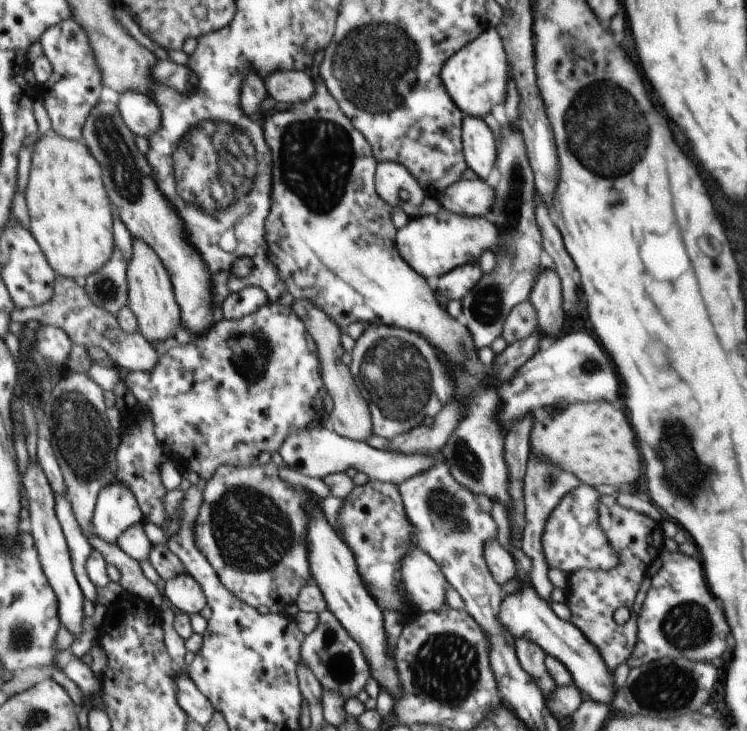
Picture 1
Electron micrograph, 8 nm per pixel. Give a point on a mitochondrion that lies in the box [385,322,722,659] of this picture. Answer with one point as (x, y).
(685, 625)

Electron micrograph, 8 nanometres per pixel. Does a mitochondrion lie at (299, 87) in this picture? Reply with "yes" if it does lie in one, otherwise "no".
no

